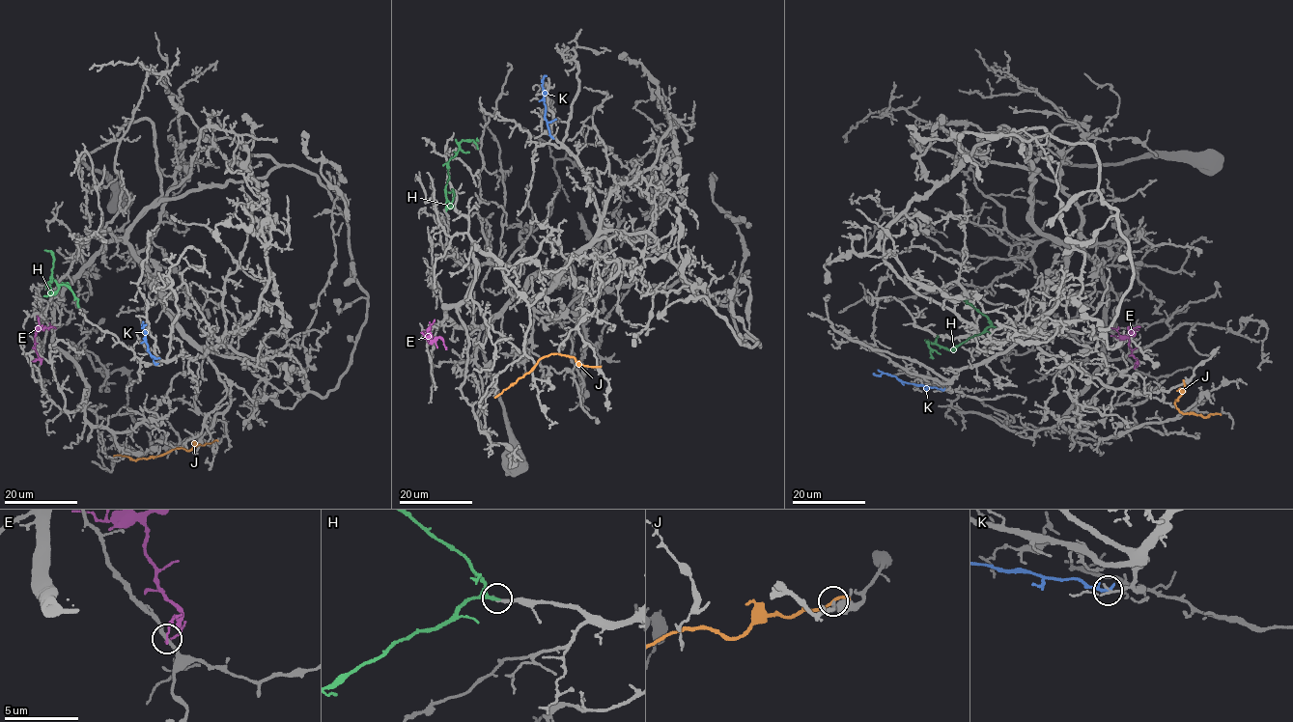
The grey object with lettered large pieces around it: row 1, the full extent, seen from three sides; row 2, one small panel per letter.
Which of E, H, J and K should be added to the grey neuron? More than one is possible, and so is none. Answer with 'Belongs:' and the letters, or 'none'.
Belongs: H

